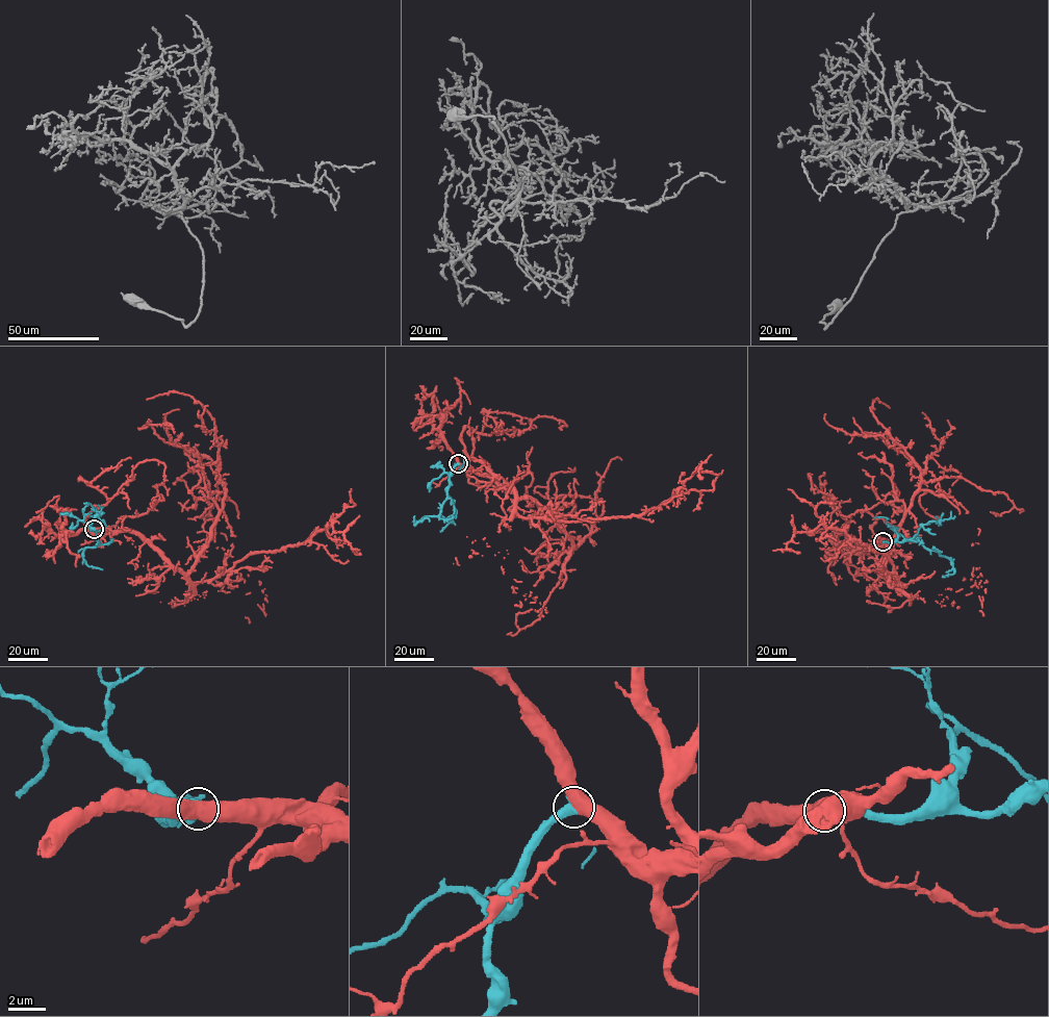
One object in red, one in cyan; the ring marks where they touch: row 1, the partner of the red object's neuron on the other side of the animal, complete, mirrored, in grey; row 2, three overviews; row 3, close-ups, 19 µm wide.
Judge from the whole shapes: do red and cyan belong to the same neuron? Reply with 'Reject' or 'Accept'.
Accept

